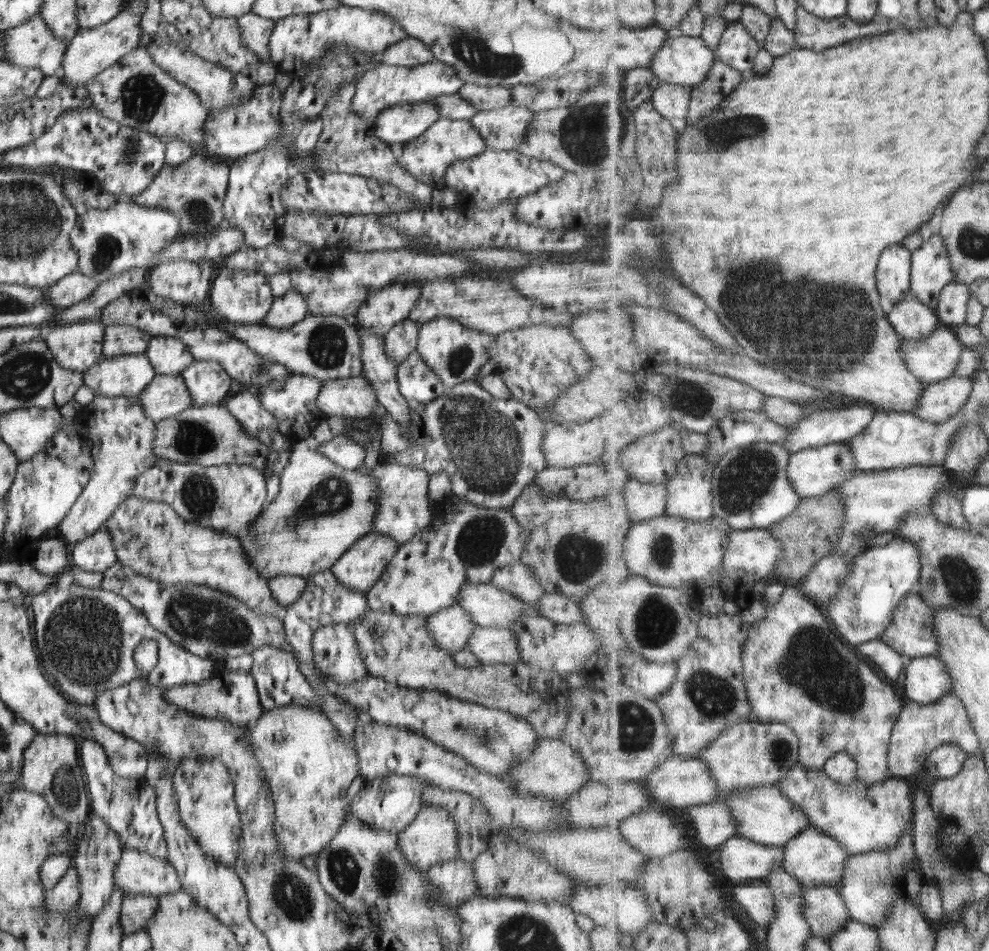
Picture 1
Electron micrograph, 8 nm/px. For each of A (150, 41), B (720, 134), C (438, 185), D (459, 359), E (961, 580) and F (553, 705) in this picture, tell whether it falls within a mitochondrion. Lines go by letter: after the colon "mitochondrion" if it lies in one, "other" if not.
A: other
B: mitochondrion
C: other
D: mitochondrion
E: mitochondrion
F: other

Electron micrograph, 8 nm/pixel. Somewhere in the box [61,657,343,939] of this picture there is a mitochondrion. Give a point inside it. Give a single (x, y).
(289, 892)

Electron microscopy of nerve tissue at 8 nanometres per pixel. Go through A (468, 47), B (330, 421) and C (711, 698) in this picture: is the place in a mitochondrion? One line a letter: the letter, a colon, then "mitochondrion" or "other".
A: mitochondrion
B: other
C: mitochondrion

